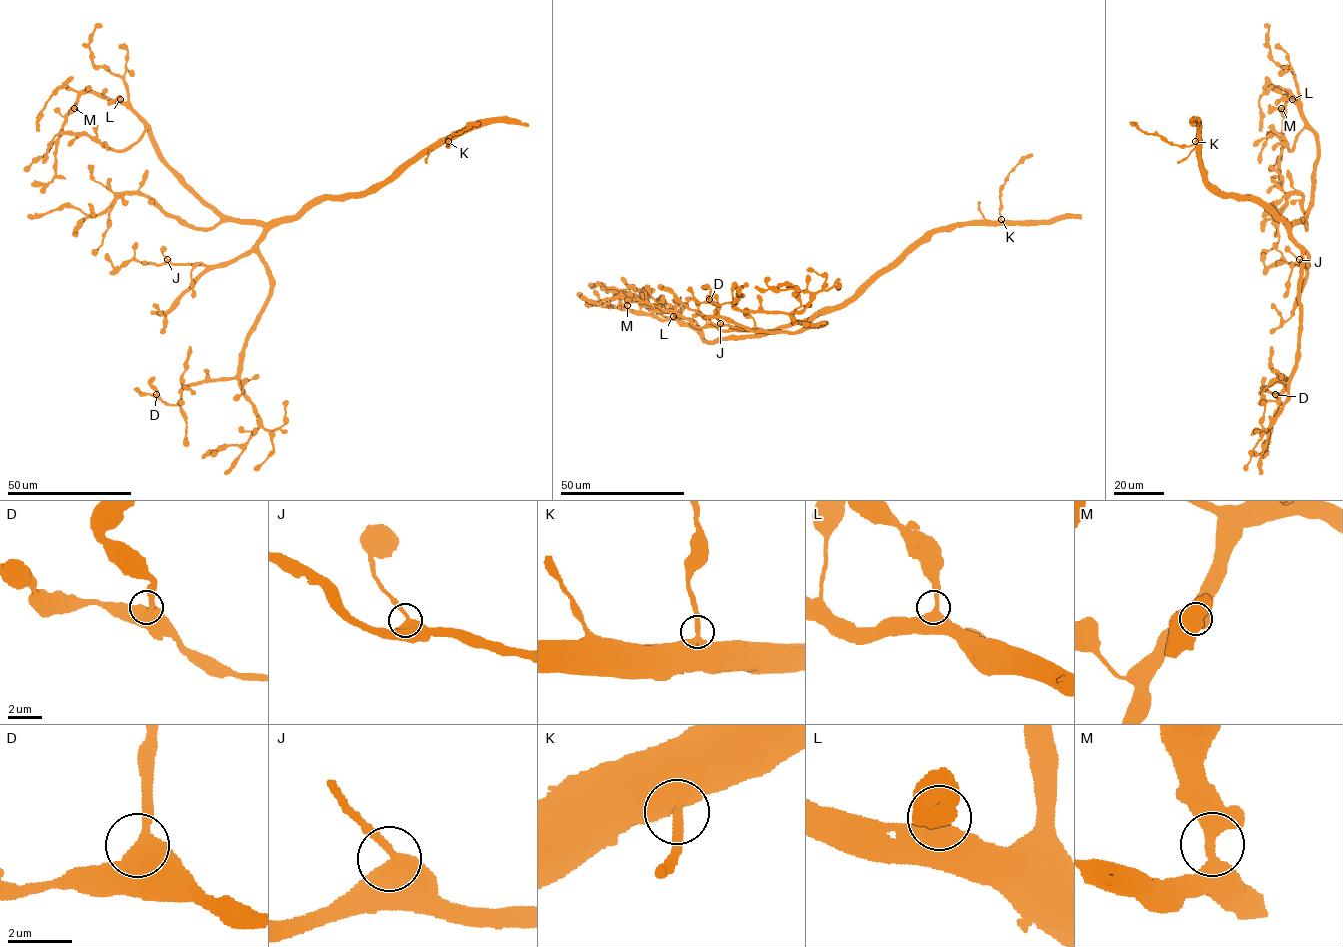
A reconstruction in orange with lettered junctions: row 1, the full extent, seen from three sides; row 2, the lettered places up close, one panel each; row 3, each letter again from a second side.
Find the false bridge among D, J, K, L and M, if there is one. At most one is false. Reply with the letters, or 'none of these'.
none of these

